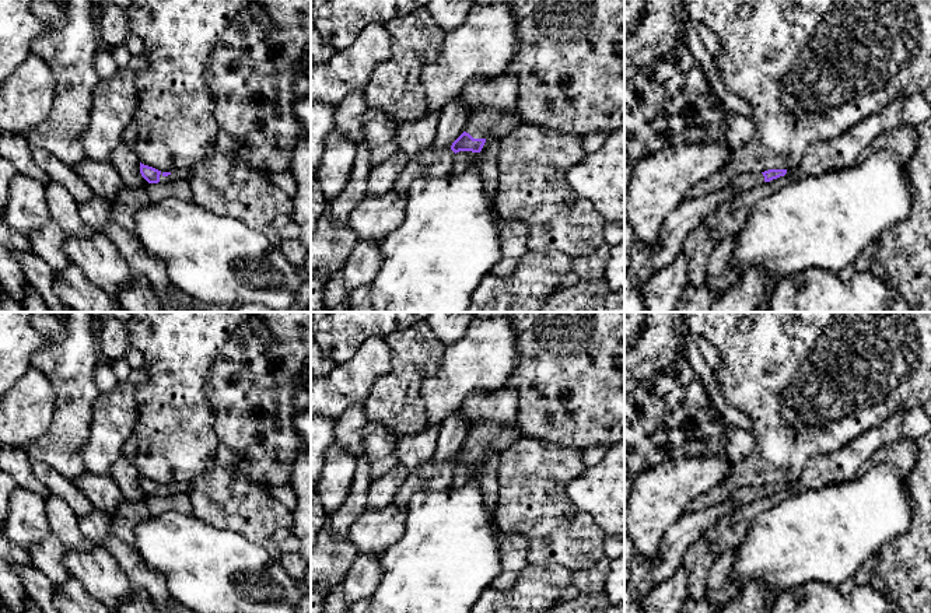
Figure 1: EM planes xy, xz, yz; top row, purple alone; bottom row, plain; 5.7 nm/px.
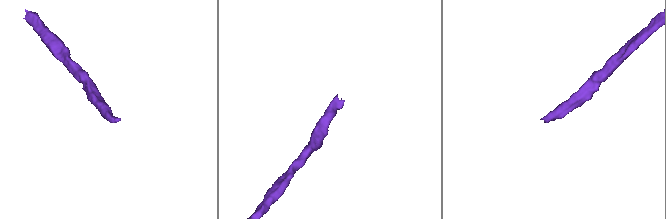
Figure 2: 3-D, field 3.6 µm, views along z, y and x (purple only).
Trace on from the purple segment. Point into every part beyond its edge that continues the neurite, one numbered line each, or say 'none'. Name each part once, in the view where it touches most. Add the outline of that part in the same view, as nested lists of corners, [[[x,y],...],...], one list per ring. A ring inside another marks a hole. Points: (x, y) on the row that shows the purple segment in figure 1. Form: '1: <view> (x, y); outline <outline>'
1: xy (185, 175); outline [[[162,172],[160,175],[160,182],[158,183],[165,183],[165,182],[171,182],[174,178],[183,178],[189,181],[189,174],[183,172],[183,174],[171,174],[168,176],[164,176]]]

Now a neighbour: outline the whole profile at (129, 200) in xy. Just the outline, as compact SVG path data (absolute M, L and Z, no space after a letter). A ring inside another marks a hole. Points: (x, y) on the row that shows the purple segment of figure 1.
M123 188L113 200L113 221L130 232L136 231L136 214L151 204L146 188Z

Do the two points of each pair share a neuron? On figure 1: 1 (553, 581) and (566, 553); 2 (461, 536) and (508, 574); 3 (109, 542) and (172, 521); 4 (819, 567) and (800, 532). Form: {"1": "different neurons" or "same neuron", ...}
{"1": "different neurons", "2": "different neurons", "3": "different neurons", "4": "same neuron"}

